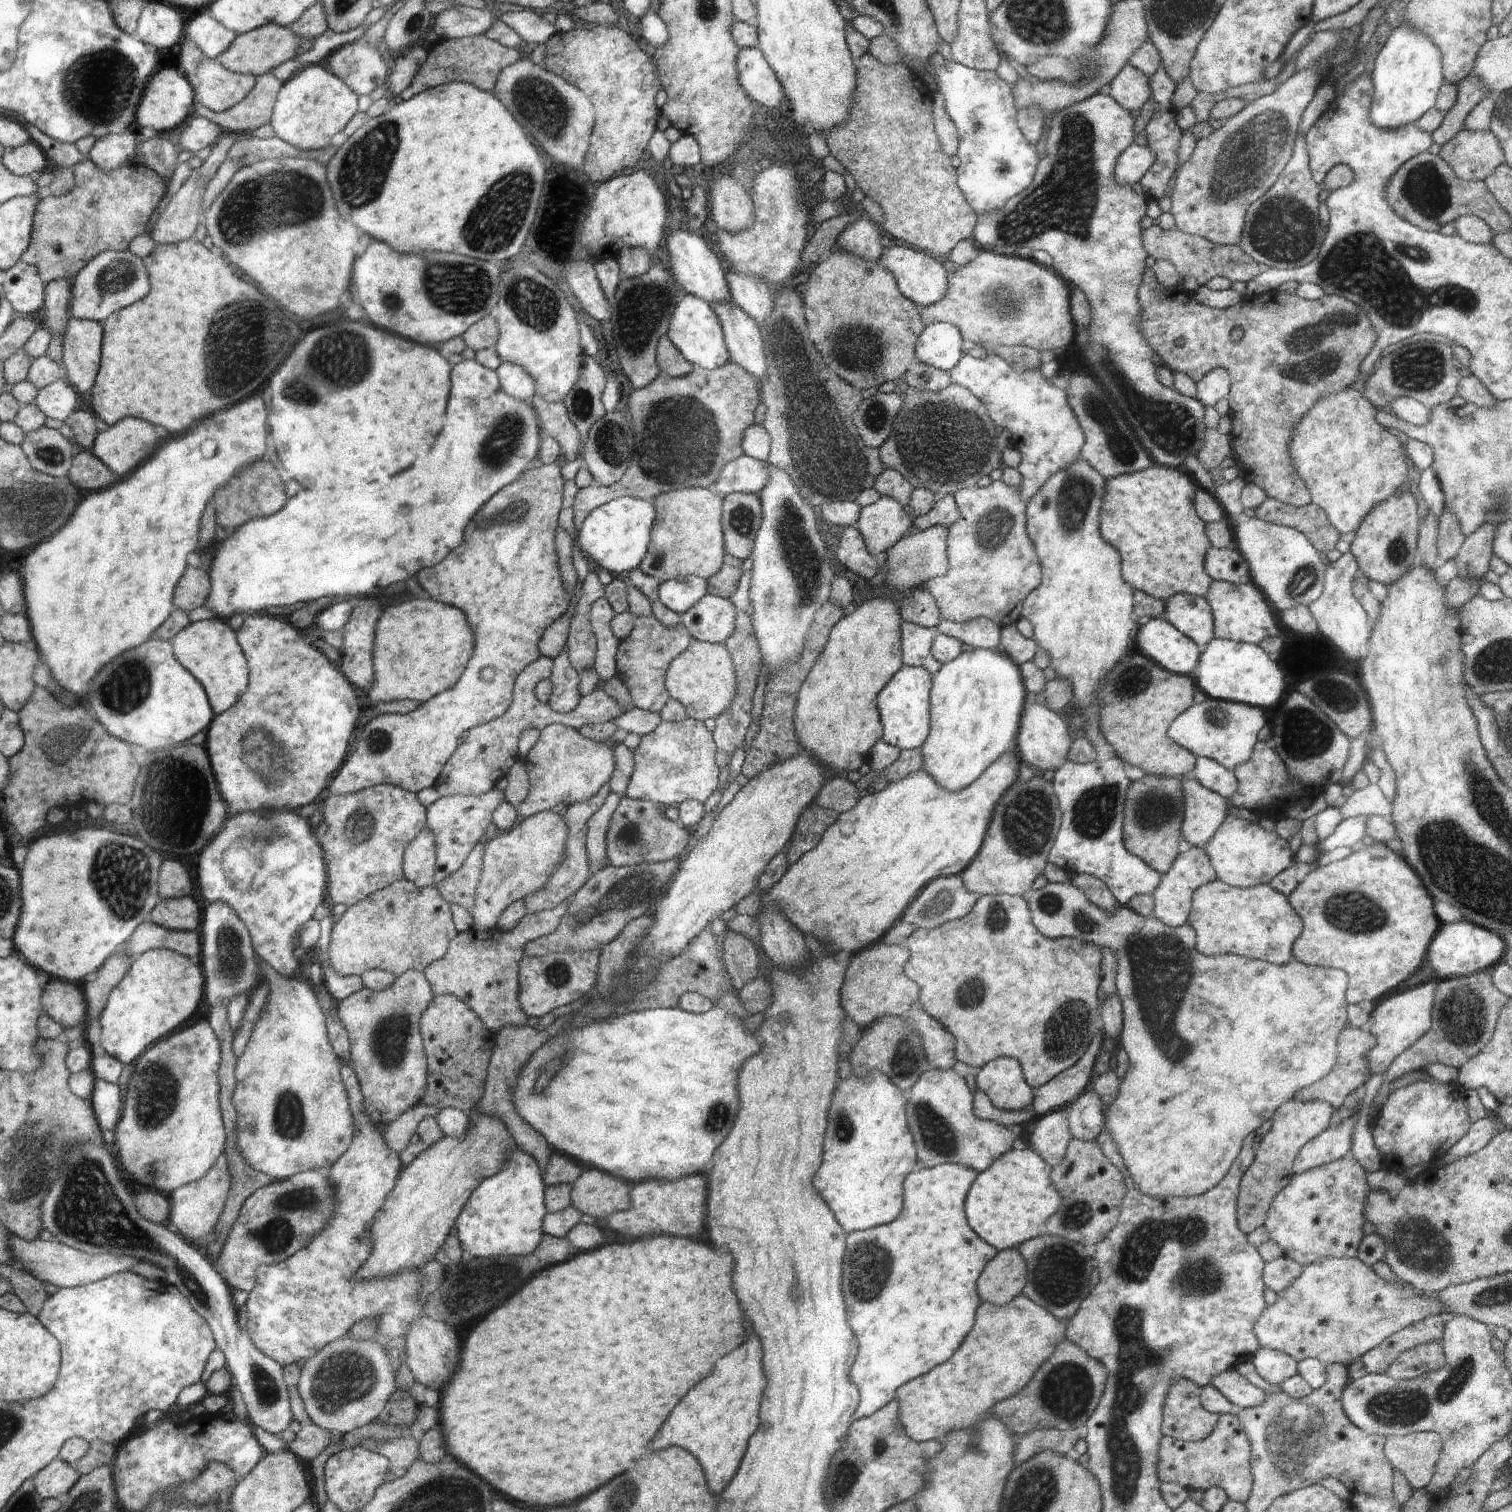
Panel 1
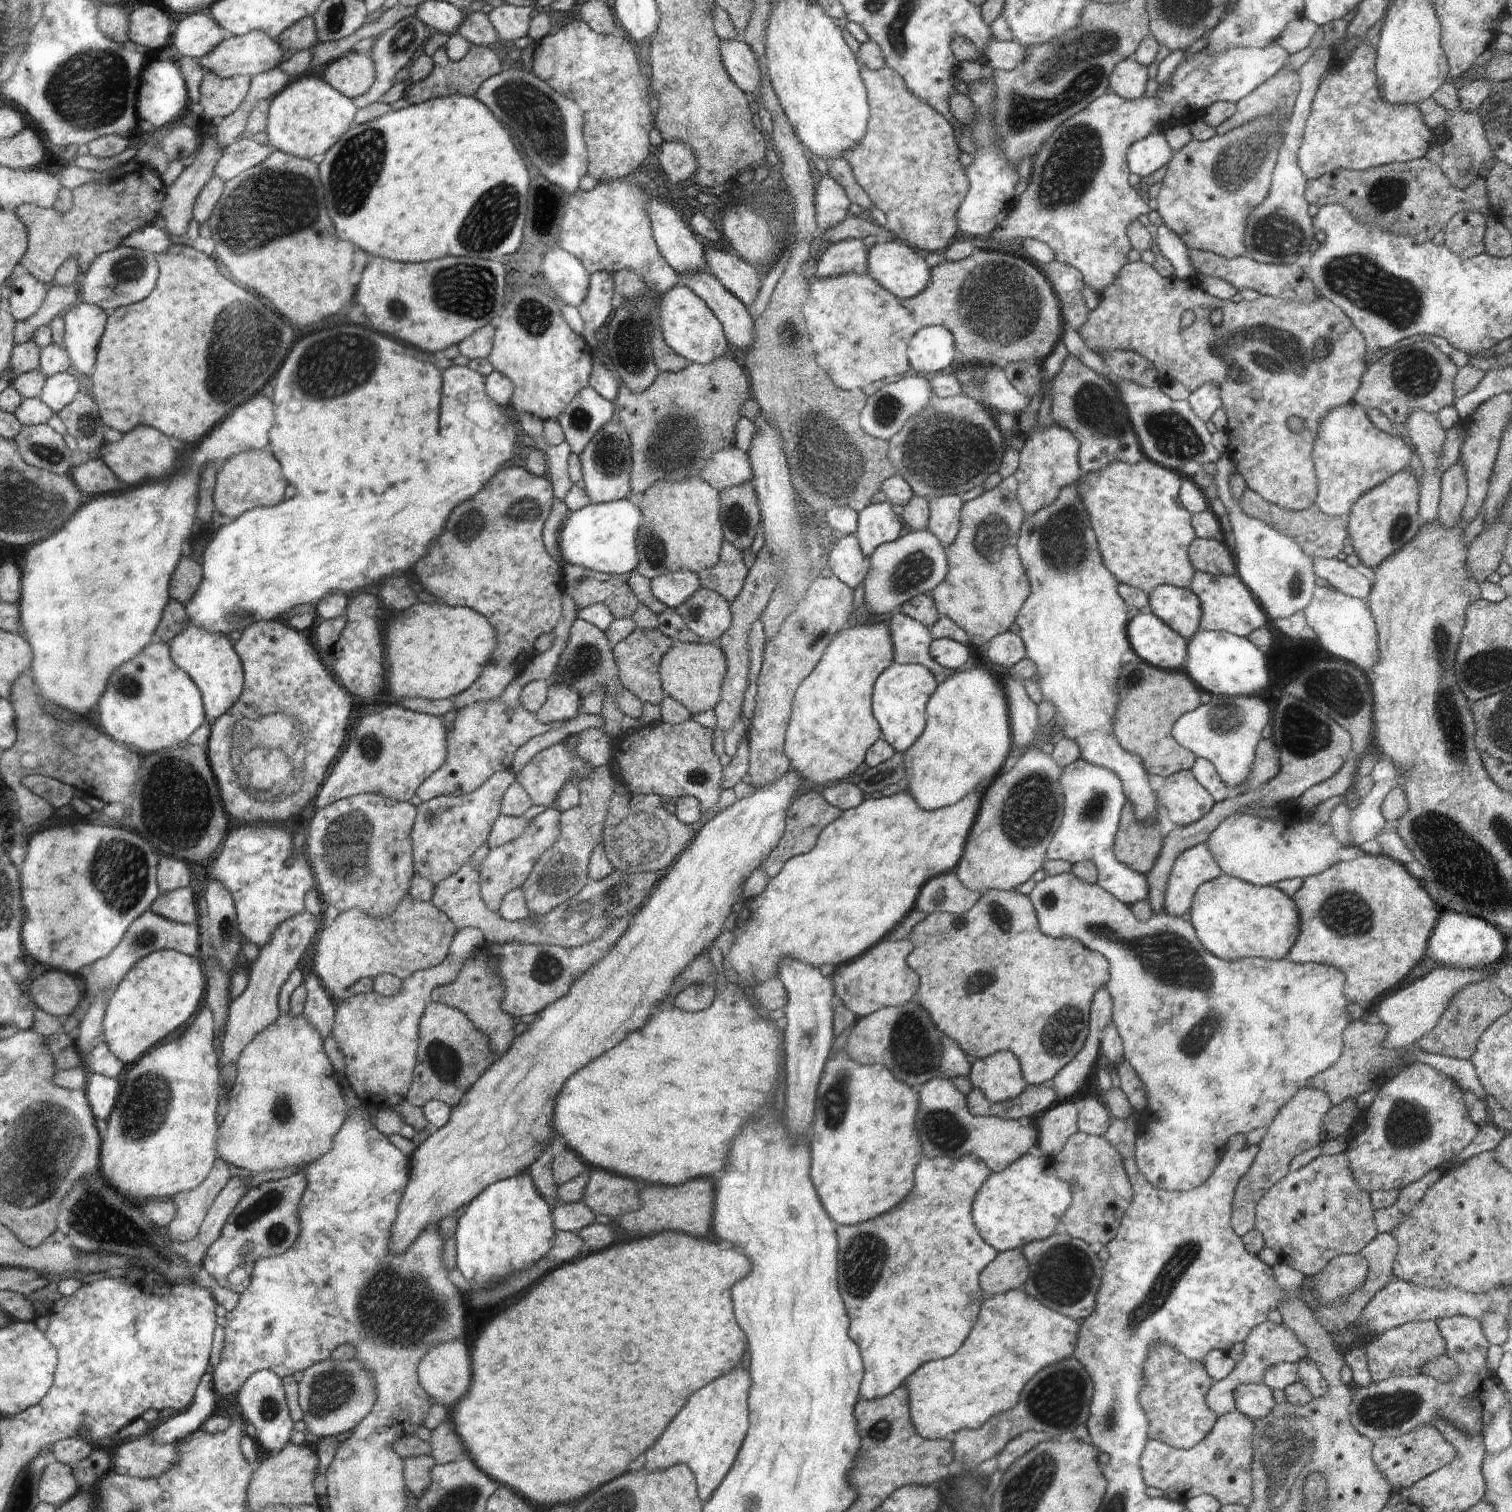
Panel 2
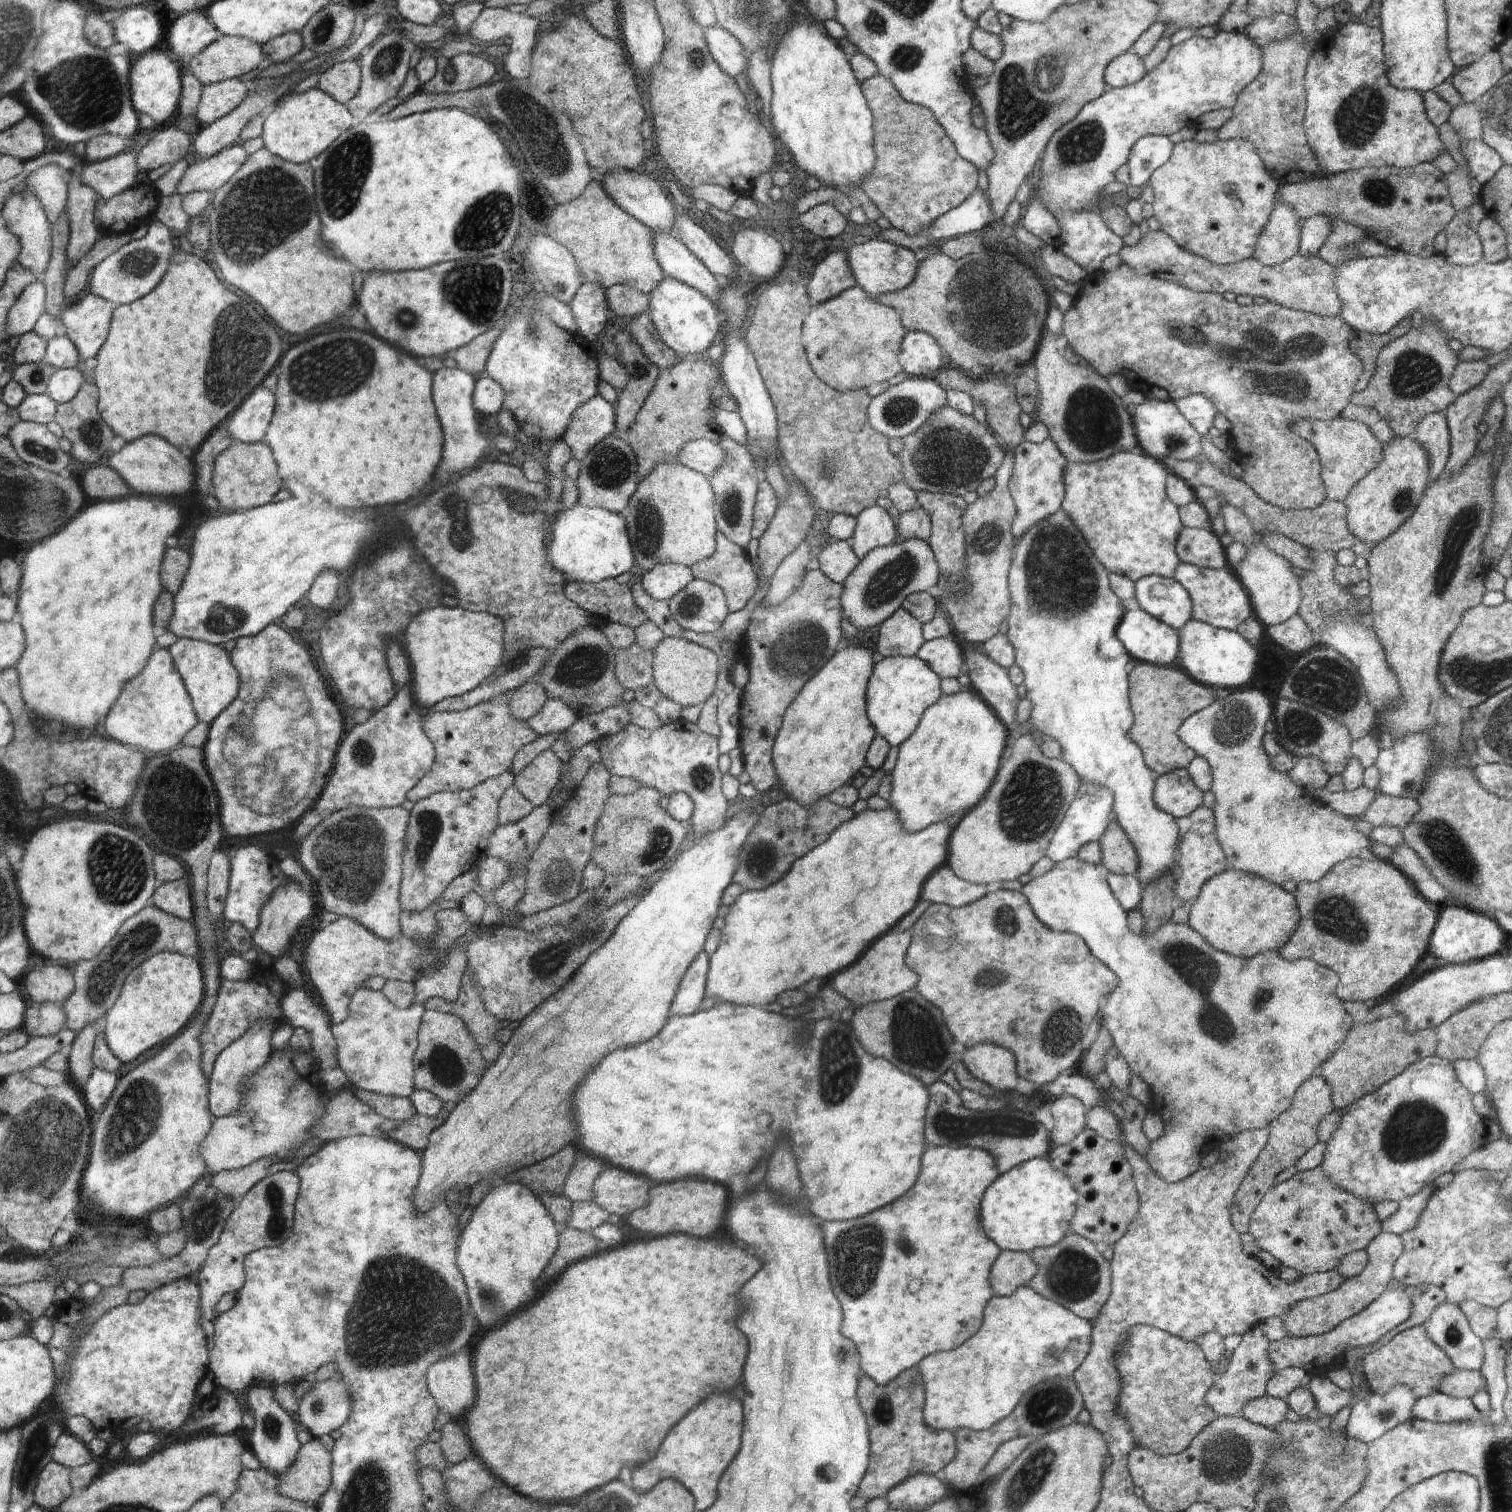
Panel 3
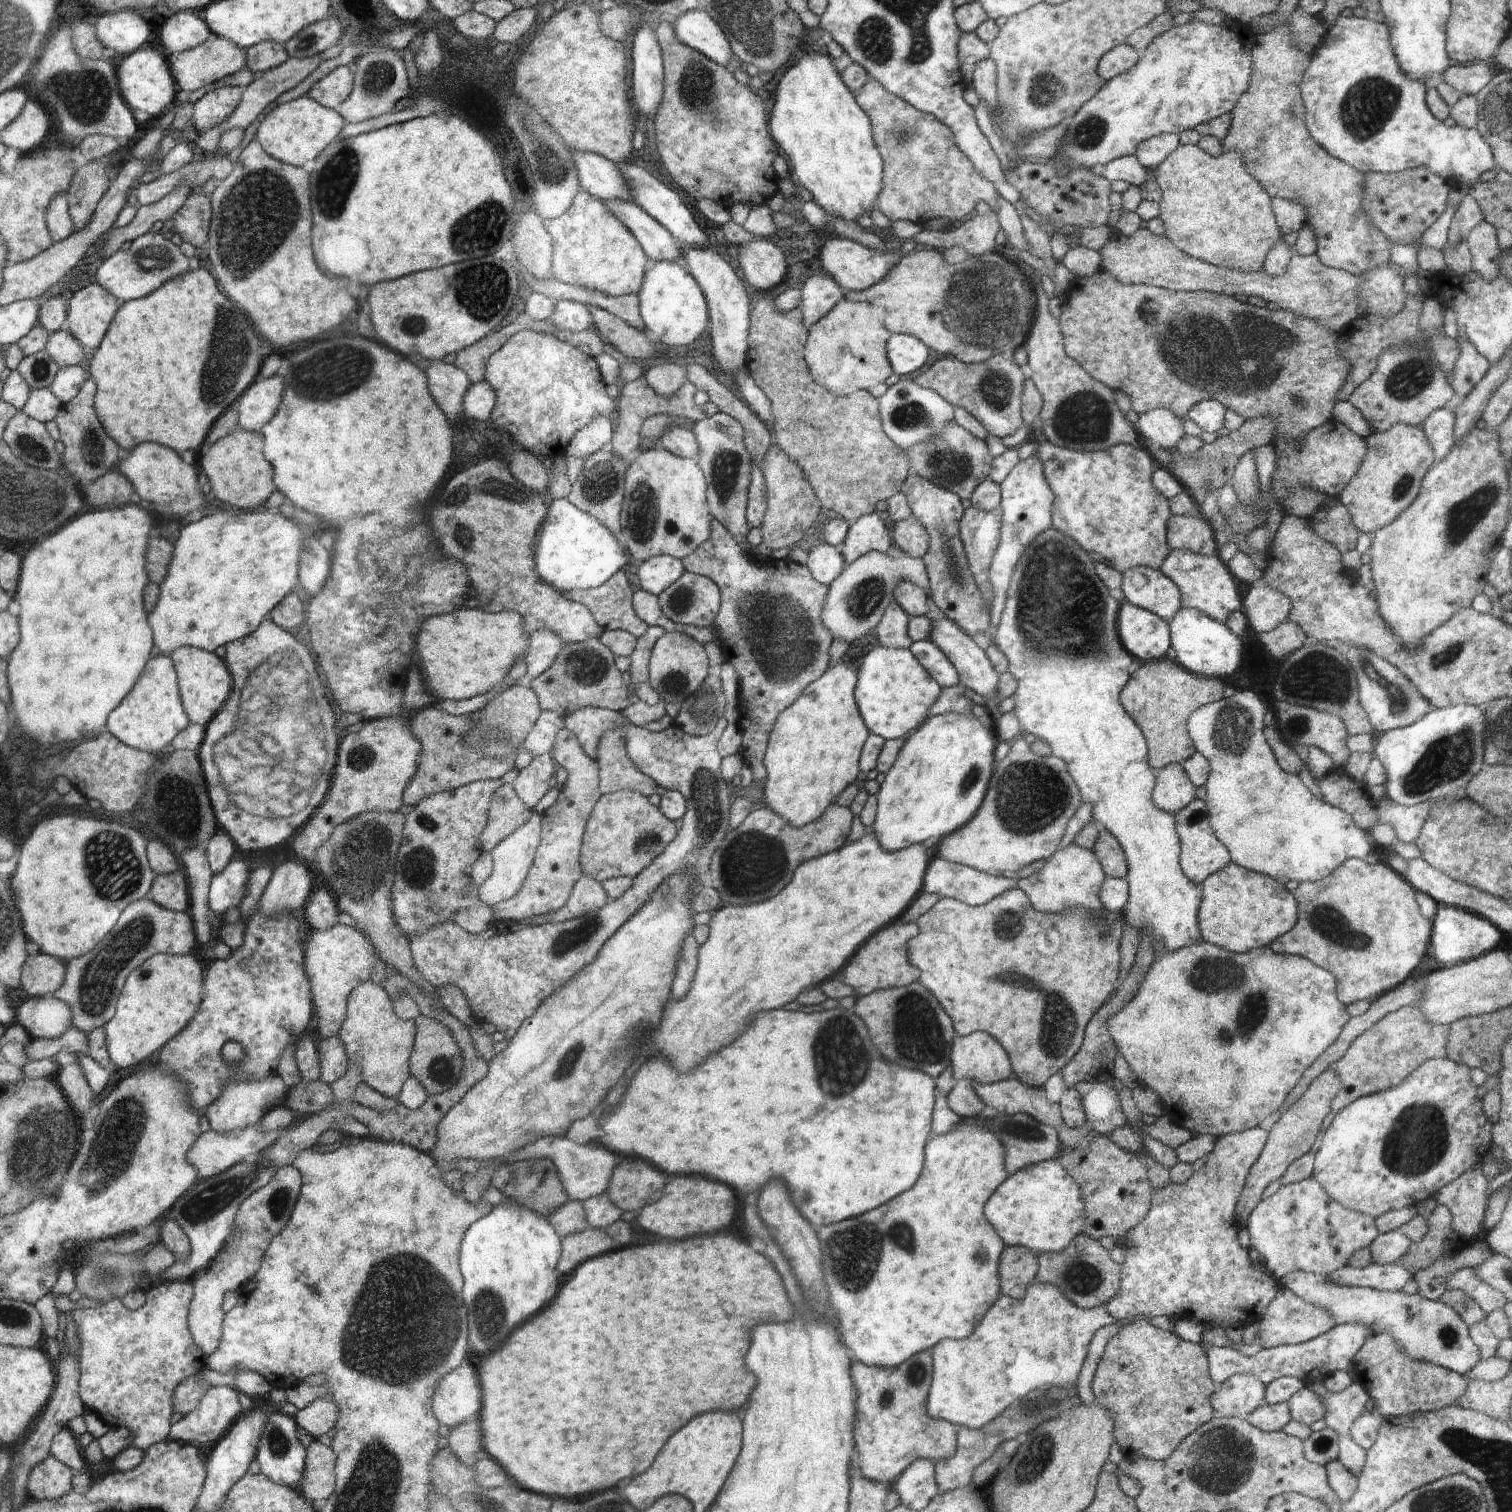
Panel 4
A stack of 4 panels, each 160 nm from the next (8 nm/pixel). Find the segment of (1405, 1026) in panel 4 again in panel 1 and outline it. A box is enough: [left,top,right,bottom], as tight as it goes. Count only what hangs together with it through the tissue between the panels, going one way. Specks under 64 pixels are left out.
[1296,1028,1377,1109]

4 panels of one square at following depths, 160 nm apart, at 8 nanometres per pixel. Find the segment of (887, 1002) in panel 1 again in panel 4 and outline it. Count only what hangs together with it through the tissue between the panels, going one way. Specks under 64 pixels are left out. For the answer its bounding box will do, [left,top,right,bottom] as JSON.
[838,922,920,996]

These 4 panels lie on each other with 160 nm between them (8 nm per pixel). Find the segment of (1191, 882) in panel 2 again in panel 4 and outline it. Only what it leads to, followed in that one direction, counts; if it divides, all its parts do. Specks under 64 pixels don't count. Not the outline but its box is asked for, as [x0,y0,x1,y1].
[1176,799,1231,885]

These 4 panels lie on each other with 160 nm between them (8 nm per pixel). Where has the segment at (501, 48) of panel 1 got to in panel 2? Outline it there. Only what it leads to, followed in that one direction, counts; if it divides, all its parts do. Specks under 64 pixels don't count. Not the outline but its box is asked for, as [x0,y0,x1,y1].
[404,44,501,105]

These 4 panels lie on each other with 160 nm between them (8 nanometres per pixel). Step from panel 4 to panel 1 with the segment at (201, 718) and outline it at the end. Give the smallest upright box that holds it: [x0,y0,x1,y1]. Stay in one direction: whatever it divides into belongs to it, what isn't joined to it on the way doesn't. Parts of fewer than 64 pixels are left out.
[171,617,249,715]

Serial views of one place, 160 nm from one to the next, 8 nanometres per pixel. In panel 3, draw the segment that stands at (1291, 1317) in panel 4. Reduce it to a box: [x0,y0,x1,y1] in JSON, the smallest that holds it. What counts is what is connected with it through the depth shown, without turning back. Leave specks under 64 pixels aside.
[1281,1231,1404,1337]

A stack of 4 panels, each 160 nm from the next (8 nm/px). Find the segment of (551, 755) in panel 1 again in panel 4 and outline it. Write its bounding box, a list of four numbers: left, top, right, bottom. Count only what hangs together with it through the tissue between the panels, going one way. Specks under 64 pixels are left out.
[513,754,554,808]

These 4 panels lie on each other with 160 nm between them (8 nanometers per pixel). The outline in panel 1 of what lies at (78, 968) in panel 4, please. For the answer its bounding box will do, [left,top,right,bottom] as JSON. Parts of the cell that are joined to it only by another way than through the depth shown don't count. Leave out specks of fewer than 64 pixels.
[121,919,201,964]

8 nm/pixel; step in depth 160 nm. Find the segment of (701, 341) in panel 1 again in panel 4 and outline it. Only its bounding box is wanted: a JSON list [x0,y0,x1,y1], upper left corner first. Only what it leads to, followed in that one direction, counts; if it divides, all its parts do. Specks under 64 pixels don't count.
[638,261,707,346]

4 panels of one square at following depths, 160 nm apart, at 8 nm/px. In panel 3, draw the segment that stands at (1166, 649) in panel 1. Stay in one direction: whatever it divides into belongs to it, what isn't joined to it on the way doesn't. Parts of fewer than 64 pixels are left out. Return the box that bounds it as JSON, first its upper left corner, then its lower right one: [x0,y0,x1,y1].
[1117,599,1179,665]

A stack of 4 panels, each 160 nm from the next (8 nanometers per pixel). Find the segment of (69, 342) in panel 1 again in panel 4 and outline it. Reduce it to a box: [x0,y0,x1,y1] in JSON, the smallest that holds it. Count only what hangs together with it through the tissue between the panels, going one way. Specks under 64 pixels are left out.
[68,282,118,349]

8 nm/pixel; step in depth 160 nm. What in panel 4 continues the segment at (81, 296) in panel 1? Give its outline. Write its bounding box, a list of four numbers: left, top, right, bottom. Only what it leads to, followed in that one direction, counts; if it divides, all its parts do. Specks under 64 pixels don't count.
[98,232,195,302]

